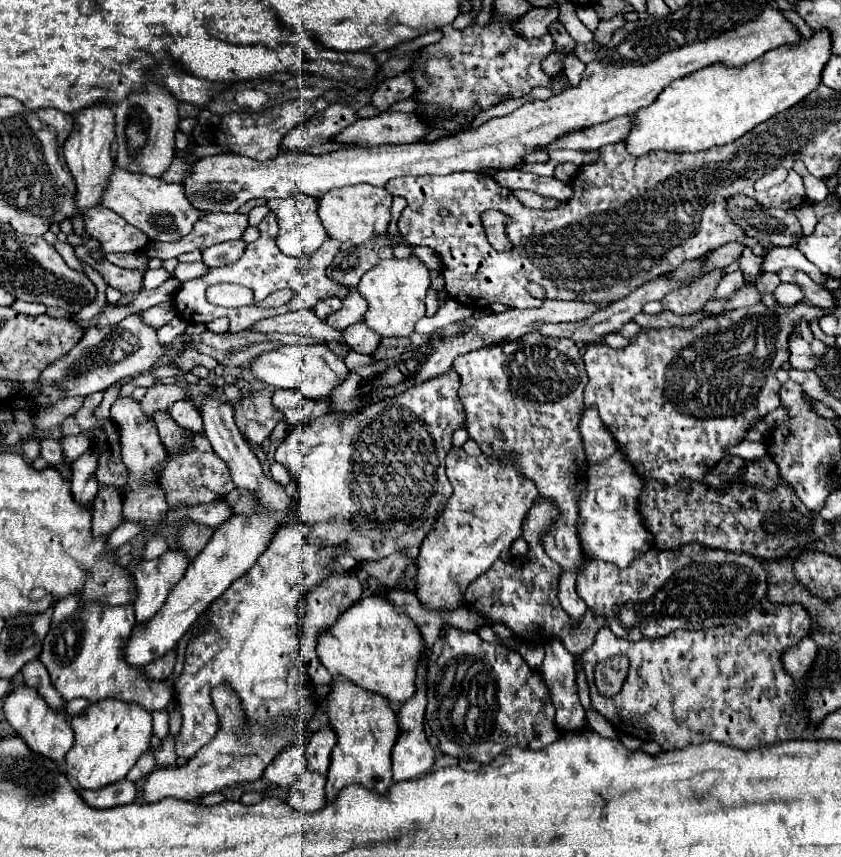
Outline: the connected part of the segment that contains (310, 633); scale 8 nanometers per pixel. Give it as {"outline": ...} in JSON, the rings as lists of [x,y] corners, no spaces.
{"outline":[[[354,572],[348,574],[340,574],[340,576],[330,576],[326,578],[320,586],[316,586],[306,598],[308,598],[308,614],[306,620],[302,624],[302,638],[300,638],[300,656],[304,660],[304,666],[308,668],[308,674],[312,678],[312,682],[330,682],[332,676],[330,672],[318,662],[318,654],[316,654],[316,644],[320,634],[324,634],[332,624],[336,624],[336,620],[340,618],[340,614],[346,612],[346,608],[354,606],[360,598],[362,598],[362,584],[356,578]]]}

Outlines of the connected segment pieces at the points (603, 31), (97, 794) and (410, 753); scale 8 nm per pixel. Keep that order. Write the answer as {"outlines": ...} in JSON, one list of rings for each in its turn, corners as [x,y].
{"outlines":[[[[616,14],[614,18],[600,20],[600,26],[598,26],[598,30],[594,32],[594,42],[596,42],[596,44],[600,44],[600,46],[606,46],[606,44],[610,44],[610,38],[612,38],[612,34],[614,34],[618,28],[622,28],[624,24],[626,24],[626,18],[624,18],[624,14]]],[[[120,780],[116,784],[108,784],[100,790],[78,790],[82,800],[86,800],[92,808],[116,808],[136,800],[136,786],[128,780]]],[[[422,662],[418,666],[418,688],[420,692],[408,700],[406,704],[402,704],[402,710],[398,712],[398,724],[400,724],[400,736],[392,748],[392,772],[394,772],[394,782],[402,782],[402,780],[412,780],[418,778],[422,774],[426,774],[434,760],[434,748],[430,746],[426,734],[424,734],[424,708],[426,708],[426,662]]]]}

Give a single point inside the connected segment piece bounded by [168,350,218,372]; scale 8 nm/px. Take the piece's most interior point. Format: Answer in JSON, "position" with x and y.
{"position":[188,359]}

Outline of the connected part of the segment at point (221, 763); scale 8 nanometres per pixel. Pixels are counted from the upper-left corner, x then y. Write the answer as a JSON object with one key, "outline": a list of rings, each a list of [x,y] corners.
{"outline":[[[216,686],[212,690],[212,700],[216,706],[216,712],[220,714],[220,730],[216,734],[216,738],[206,744],[204,748],[200,748],[200,752],[196,752],[194,758],[190,758],[190,762],[186,762],[184,766],[176,766],[176,768],[154,768],[144,786],[142,786],[142,794],[140,800],[144,802],[158,802],[162,798],[184,798],[188,802],[198,802],[200,798],[204,798],[206,794],[212,792],[220,792],[226,786],[232,786],[236,782],[252,782],[258,780],[264,772],[264,768],[272,762],[272,758],[290,742],[296,740],[298,736],[298,728],[296,722],[288,722],[288,728],[282,726],[278,736],[268,738],[264,734],[266,728],[258,728],[246,722],[240,706],[238,706],[238,696],[234,692],[230,692],[226,686]]]}

